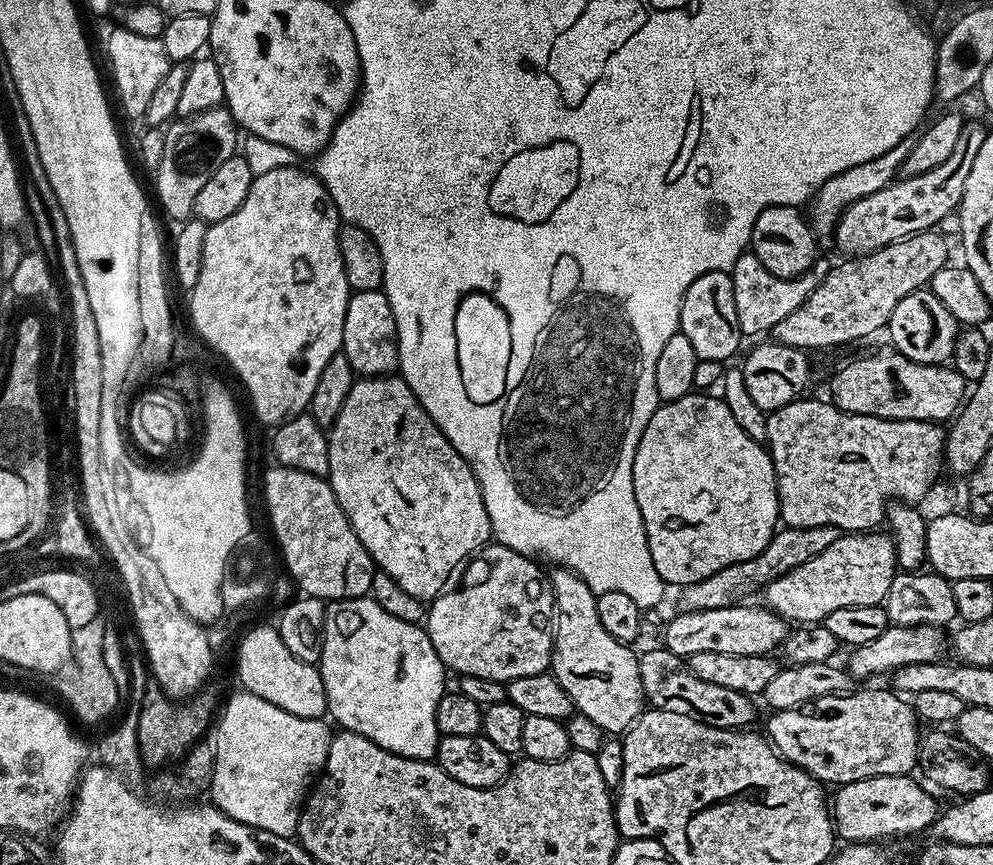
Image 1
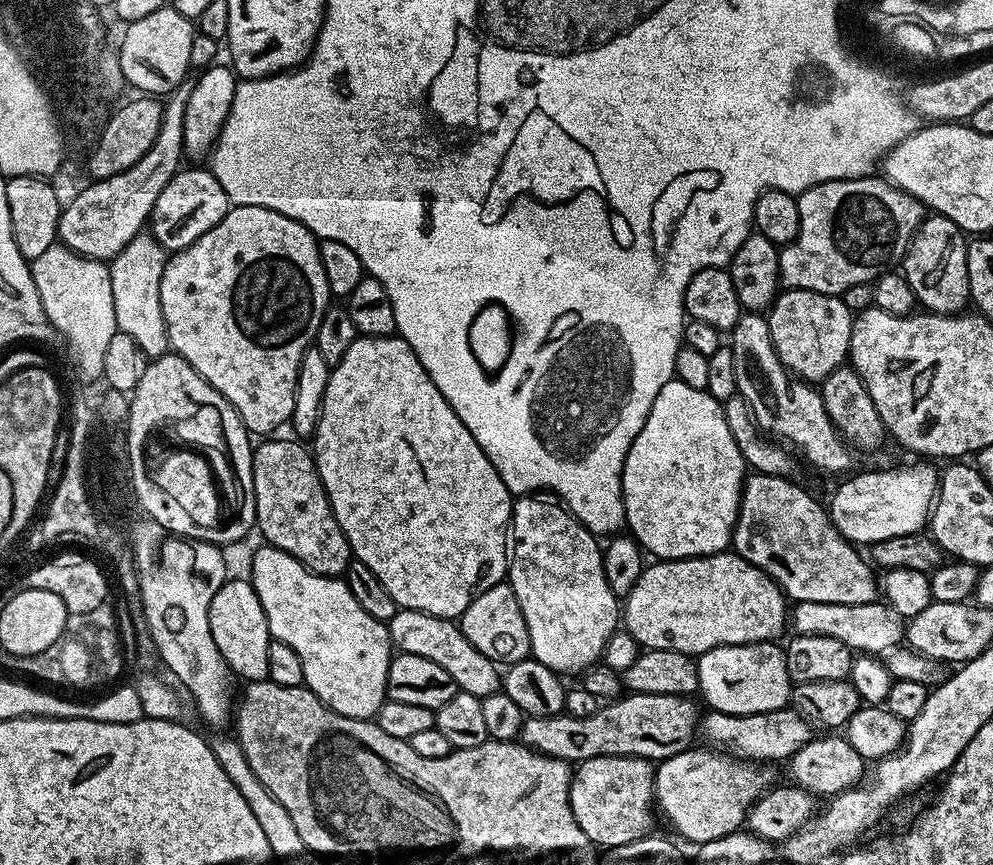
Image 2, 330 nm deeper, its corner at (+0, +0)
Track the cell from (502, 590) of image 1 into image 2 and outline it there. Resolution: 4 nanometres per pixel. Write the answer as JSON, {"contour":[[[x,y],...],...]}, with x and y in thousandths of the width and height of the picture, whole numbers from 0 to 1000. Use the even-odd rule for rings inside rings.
{"contour":[[[505,673],[493,682],[482,684],[473,701],[461,713],[463,732],[477,747],[477,751],[485,751],[489,761],[499,764],[501,769],[511,770],[533,762],[536,757],[534,728],[530,724],[530,714],[526,710],[526,701],[522,701],[522,691],[516,676]]]}

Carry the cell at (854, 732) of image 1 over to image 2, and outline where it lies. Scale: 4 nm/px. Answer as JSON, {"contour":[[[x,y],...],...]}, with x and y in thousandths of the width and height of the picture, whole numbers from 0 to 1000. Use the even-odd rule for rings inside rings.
{"contour":[[[698,862],[664,880],[659,888],[657,919],[669,948],[698,978],[719,973],[746,961],[753,939],[774,910],[773,897],[761,881],[743,879],[712,862]]]}

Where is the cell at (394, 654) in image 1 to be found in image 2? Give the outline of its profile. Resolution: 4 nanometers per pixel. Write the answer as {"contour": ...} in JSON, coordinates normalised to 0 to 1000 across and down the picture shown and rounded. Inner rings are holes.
{"contour":[[[273,631],[265,632],[254,643],[252,674],[264,696],[270,734],[280,742],[288,742],[288,747],[299,754],[304,764],[306,791],[332,822],[348,830],[375,832],[391,802],[391,776],[397,750],[390,720],[373,714],[373,710],[361,701],[361,695],[356,692],[356,687],[352,687],[345,669],[322,666],[292,640]]]}

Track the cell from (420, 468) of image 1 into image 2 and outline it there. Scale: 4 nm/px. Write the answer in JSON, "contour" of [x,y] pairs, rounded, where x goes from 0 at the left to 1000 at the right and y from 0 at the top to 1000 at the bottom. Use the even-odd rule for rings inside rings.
{"contour":[[[401,386],[384,390],[361,388],[355,400],[348,405],[346,413],[334,425],[328,455],[325,458],[324,479],[318,494],[316,512],[318,542],[336,590],[336,599],[340,608],[344,608],[344,617],[348,617],[350,630],[354,632],[355,644],[373,654],[377,664],[381,664],[381,673],[385,673],[389,682],[393,682],[393,691],[397,691],[400,701],[458,718],[482,684],[493,682],[511,667],[514,646],[512,618],[518,576],[510,557],[506,557],[505,550],[497,543],[496,536],[465,488],[465,483],[461,483],[461,479],[457,477],[453,465],[449,465],[449,460],[445,459],[445,451],[441,451],[425,418],[421,418],[421,409],[417,409],[417,405]]]}

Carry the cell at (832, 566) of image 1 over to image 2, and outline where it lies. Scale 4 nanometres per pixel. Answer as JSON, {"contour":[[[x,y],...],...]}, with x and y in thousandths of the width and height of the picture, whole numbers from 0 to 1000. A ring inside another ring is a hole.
{"contour":[[[740,636],[718,643],[700,643],[694,647],[661,647],[650,655],[638,673],[638,682],[626,698],[626,721],[650,750],[679,751],[698,761],[723,747],[767,745],[780,741],[792,731],[792,690],[770,661],[763,659]]]}

